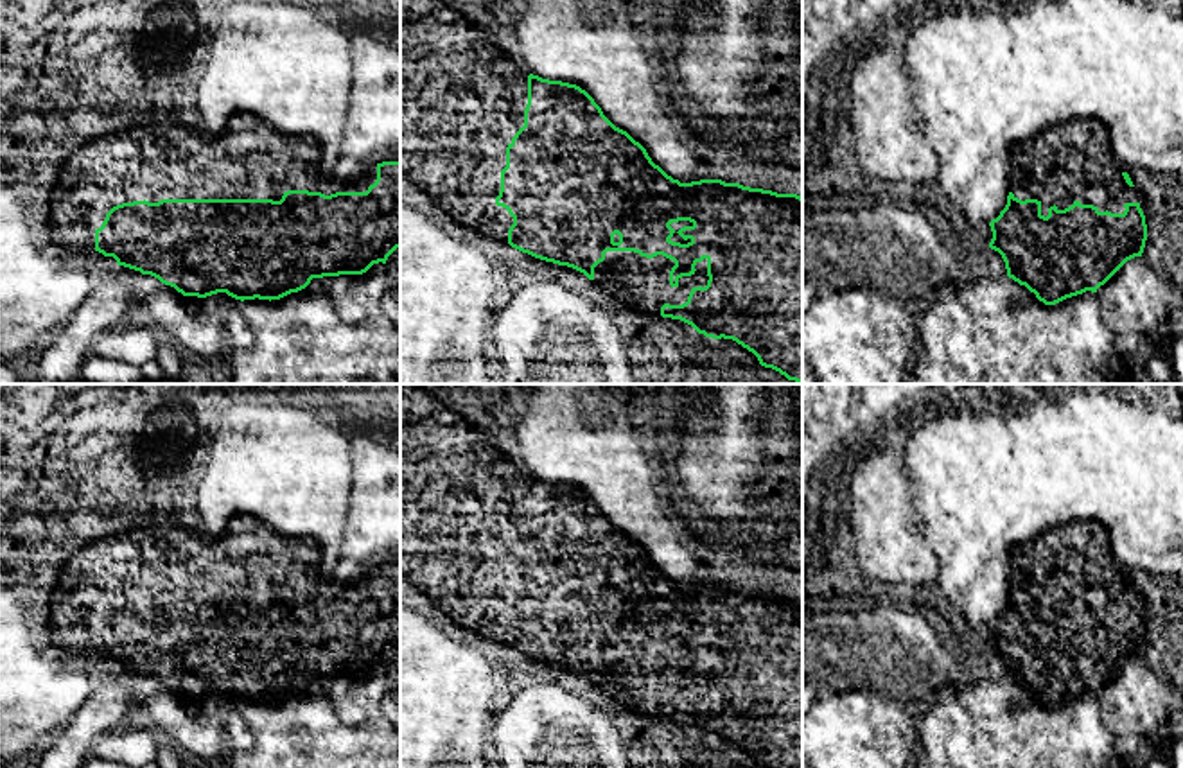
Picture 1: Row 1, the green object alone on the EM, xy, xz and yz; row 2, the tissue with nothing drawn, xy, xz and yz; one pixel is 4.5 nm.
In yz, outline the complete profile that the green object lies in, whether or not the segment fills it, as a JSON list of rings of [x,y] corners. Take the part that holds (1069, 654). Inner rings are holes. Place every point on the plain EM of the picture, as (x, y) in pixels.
[[[1073,520],[1011,551],[1007,607],[989,624],[989,650],[1005,664],[1007,678],[1045,707],[1086,693],[1097,694],[1127,662],[1142,659],[1147,642],[1140,596],[1113,558],[1108,537],[1086,520]]]

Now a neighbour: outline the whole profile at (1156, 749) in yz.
[[[1138,737],[1152,759],[1170,759],[1170,745],[1158,737]]]

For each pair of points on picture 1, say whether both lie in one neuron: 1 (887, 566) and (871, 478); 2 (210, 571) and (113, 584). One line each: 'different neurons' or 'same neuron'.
1: same neuron
2: same neuron

